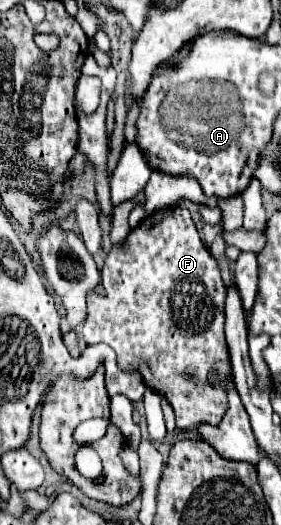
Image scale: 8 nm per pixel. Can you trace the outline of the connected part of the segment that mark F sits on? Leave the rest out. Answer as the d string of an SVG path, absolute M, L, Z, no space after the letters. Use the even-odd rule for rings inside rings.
M168 206L164 210L156 210L150 216L146 216L134 230L130 230L128 234L128 248L120 248L120 246L112 246L112 250L106 256L106 262L102 266L102 286L106 290L104 296L98 296L95 291L89 292L86 298L87 312L86 320L84 320L84 338L86 344L96 344L96 342L104 342L110 348L114 348L114 352L118 354L118 362L120 368L124 370L138 370L146 382L148 388L152 388L154 392L158 392L160 396L164 396L170 406L174 408L176 414L176 426L182 430L192 430L198 424L206 422L206 424L218 424L222 420L222 416L228 410L228 396L226 396L226 386L224 382L230 378L232 370L230 370L230 360L228 360L228 348L226 348L226 340L224 340L224 300L226 300L226 286L220 278L220 270L216 260L210 256L208 248L204 246L204 242L200 240L200 234L190 218L190 212L184 206ZM210 372L216 372L220 382L212 384L210 382Z

